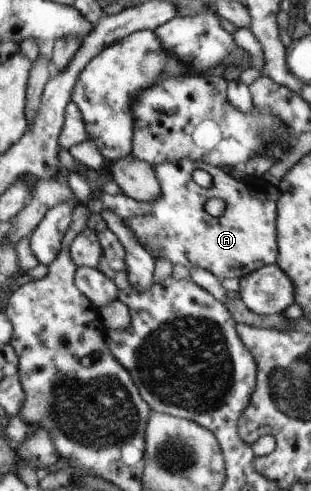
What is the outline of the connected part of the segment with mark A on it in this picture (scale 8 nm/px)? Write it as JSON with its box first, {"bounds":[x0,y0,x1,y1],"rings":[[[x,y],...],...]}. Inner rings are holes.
{"bounds":[85,160,281,281],"rings":[[[178,160],[178,162],[164,162],[164,164],[154,165],[156,180],[160,182],[162,194],[152,200],[152,202],[140,202],[126,195],[110,195],[104,193],[104,196],[92,195],[92,198],[85,203],[86,211],[102,215],[105,211],[110,210],[120,216],[124,226],[128,226],[136,242],[150,253],[152,258],[166,258],[170,264],[182,264],[186,268],[204,268],[212,272],[220,281],[224,279],[241,279],[243,276],[277,262],[277,201],[281,192],[275,186],[269,185],[266,191],[256,190],[252,186],[243,183],[241,180],[232,178],[227,172],[220,167],[216,168],[206,162],[193,160]],[[194,170],[206,170],[212,176],[213,185],[209,188],[201,187],[194,179],[192,173]],[[211,198],[224,199],[226,210],[218,218],[208,214],[205,209],[207,200]]]}

